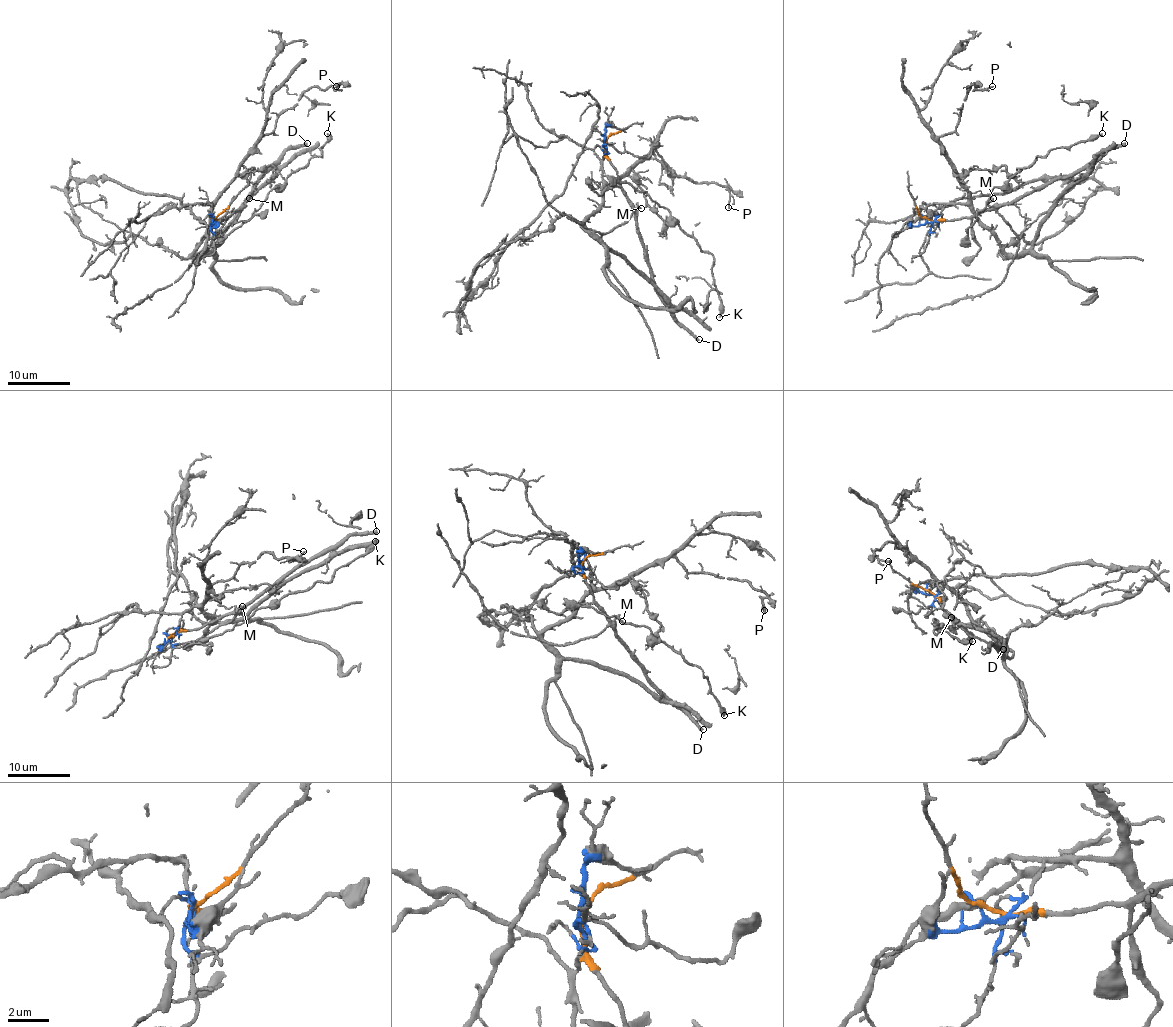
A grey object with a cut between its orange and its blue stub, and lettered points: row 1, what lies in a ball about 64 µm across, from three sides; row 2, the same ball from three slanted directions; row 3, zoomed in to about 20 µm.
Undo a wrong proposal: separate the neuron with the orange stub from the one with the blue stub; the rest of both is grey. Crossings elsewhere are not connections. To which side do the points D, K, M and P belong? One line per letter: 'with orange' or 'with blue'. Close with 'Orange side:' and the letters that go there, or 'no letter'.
D: with orange
K: with orange
M: with orange
P: with blue
Orange side: D, K, M

